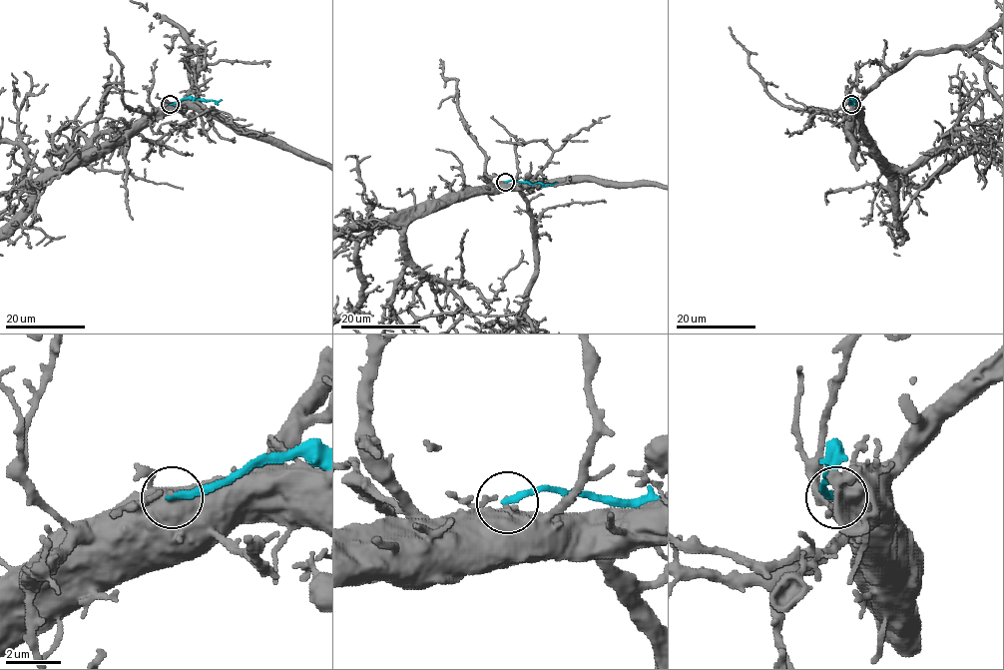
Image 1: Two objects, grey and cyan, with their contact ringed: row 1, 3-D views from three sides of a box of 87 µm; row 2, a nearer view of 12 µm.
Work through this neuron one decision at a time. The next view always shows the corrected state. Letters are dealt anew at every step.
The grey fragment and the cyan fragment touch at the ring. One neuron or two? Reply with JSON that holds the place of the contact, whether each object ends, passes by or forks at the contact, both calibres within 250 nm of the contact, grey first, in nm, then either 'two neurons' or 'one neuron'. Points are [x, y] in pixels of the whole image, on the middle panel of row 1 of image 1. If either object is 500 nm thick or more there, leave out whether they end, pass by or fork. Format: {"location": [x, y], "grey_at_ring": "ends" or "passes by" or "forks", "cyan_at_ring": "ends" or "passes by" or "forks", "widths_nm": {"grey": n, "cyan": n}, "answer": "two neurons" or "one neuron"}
{"location": [505, 182], "widths_nm": {"grey": 650, "cyan": 240}, "answer": "two neurons"}

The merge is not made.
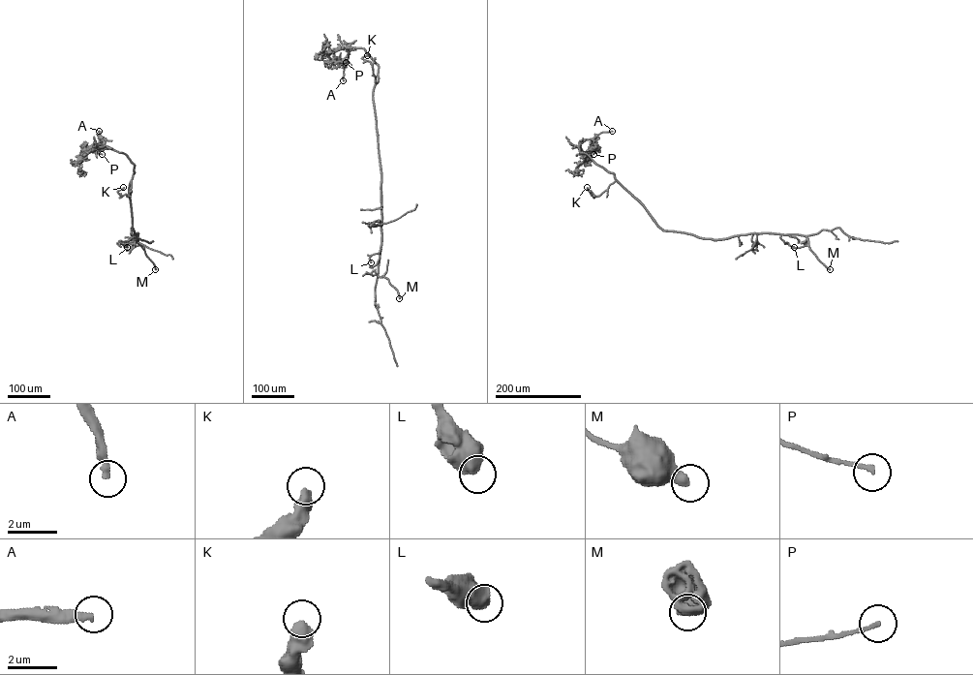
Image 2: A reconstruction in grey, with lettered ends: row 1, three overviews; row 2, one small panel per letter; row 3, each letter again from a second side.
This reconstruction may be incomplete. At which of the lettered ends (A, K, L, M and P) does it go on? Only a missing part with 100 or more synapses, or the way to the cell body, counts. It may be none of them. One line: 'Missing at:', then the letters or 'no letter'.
Missing at: A

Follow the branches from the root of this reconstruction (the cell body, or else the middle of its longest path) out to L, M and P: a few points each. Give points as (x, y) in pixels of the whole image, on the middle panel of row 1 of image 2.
L: (380, 158), (381, 242), (380, 252), (370, 257), (371, 262)
M: (380, 158), (381, 242), (378, 275), (388, 279), (399, 298)
P: (380, 158), (373, 97), (378, 81), (378, 66), (361, 47), (340, 48), (334, 52), (335, 62), (346, 62)

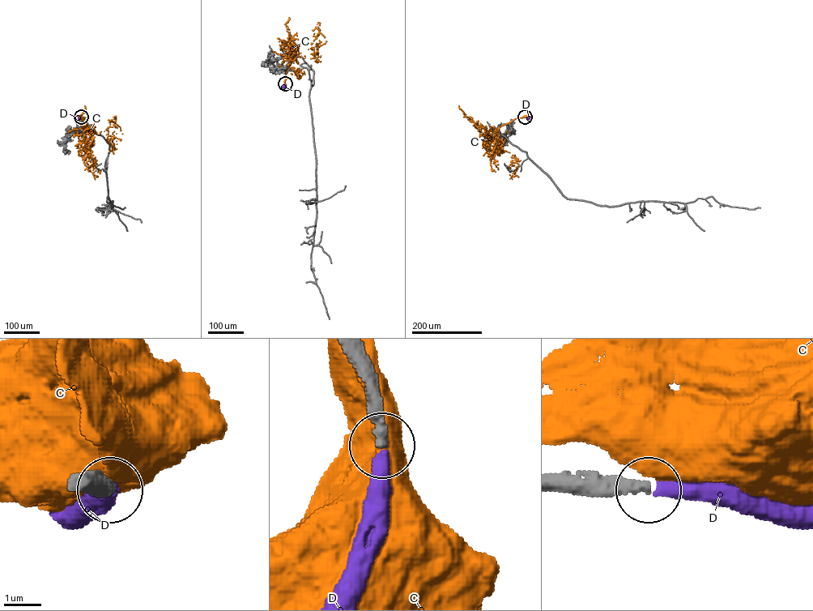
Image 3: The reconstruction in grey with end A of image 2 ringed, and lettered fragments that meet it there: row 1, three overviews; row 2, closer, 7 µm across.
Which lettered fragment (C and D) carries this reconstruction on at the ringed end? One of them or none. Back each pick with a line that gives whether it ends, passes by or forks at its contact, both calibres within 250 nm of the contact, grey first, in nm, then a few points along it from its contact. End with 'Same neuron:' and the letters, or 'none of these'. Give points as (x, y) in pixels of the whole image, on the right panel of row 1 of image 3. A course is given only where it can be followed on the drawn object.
D: it ends; calibres 280 and 380 nm
Same neuron: D

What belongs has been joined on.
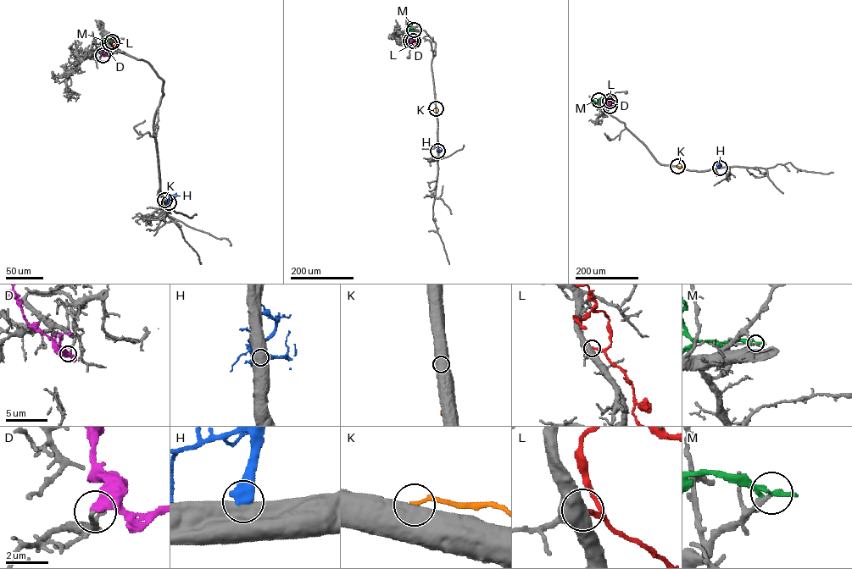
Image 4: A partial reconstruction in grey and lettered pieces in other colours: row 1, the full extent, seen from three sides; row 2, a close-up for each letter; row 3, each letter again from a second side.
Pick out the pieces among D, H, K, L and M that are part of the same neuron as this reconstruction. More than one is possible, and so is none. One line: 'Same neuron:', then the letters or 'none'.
Same neuron: none

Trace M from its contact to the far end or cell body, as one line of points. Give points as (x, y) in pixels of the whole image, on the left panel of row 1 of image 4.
M: (112, 41), (106, 40), (106, 46), (102, 47), (104, 45), (103, 40)

